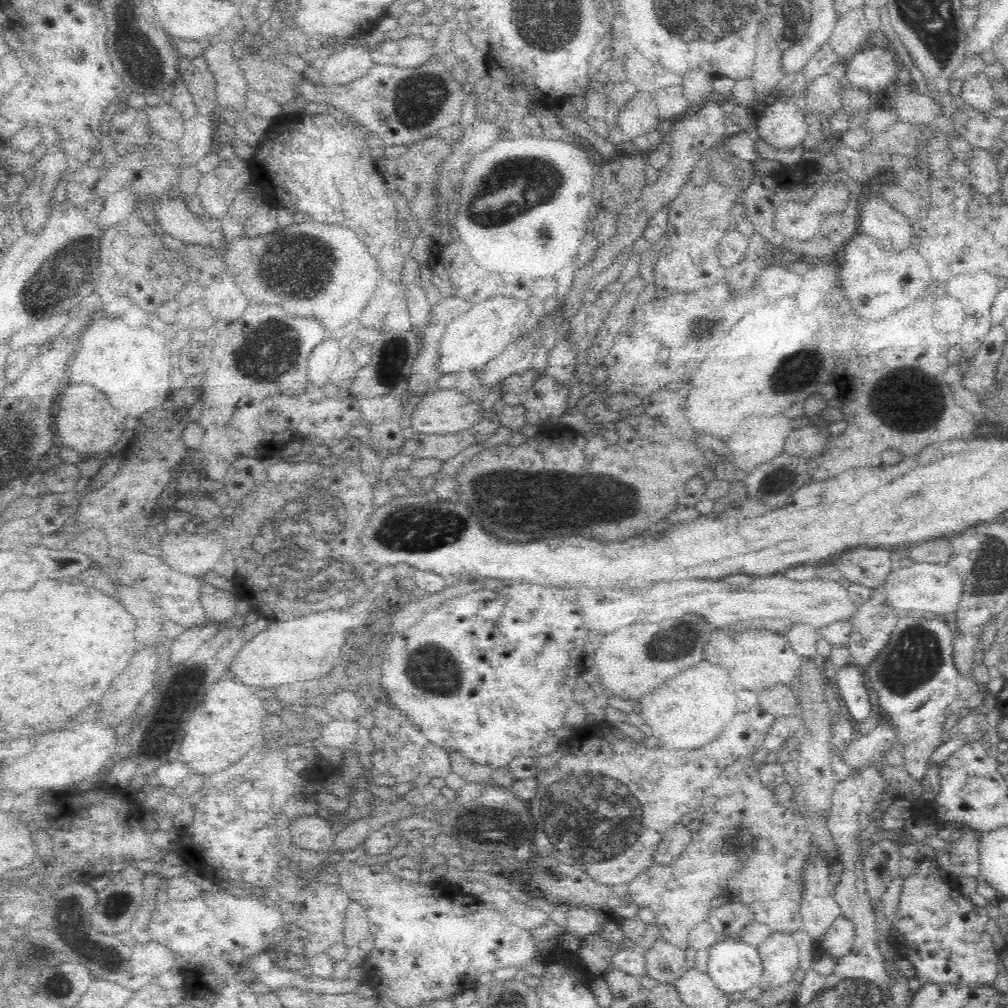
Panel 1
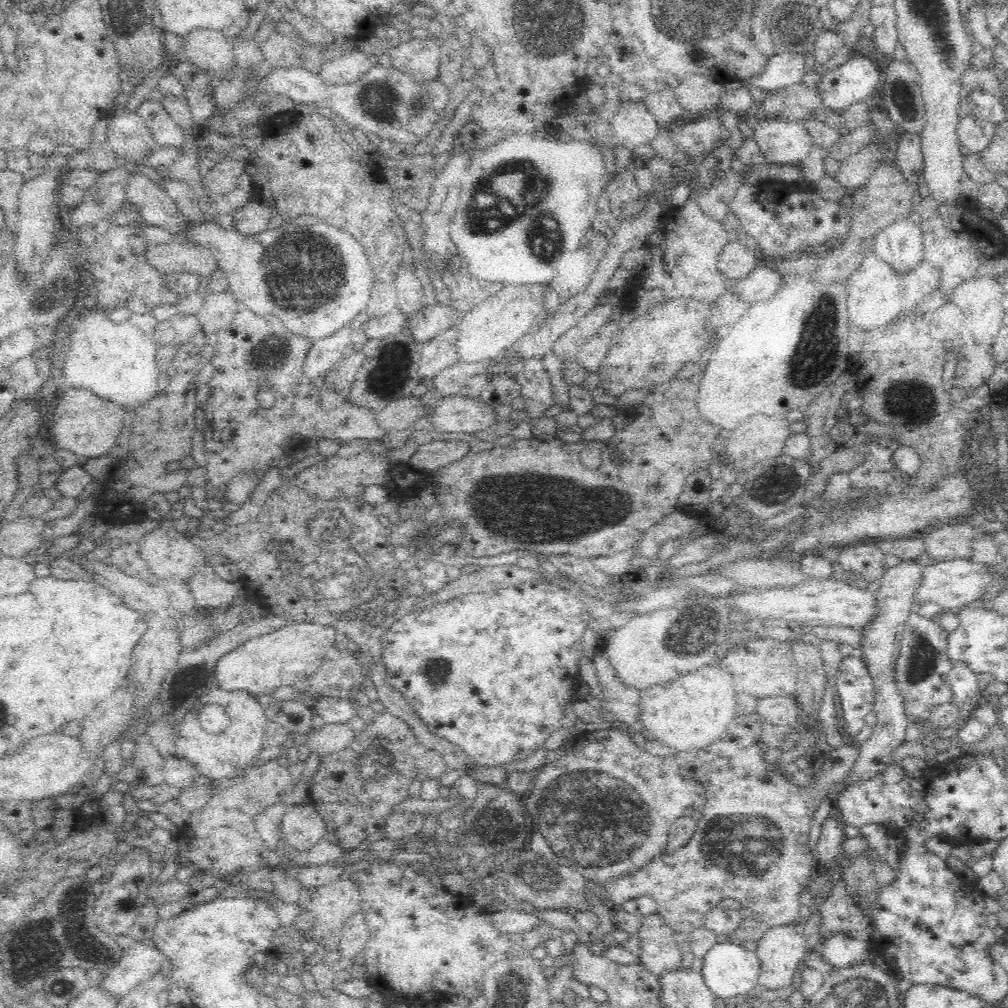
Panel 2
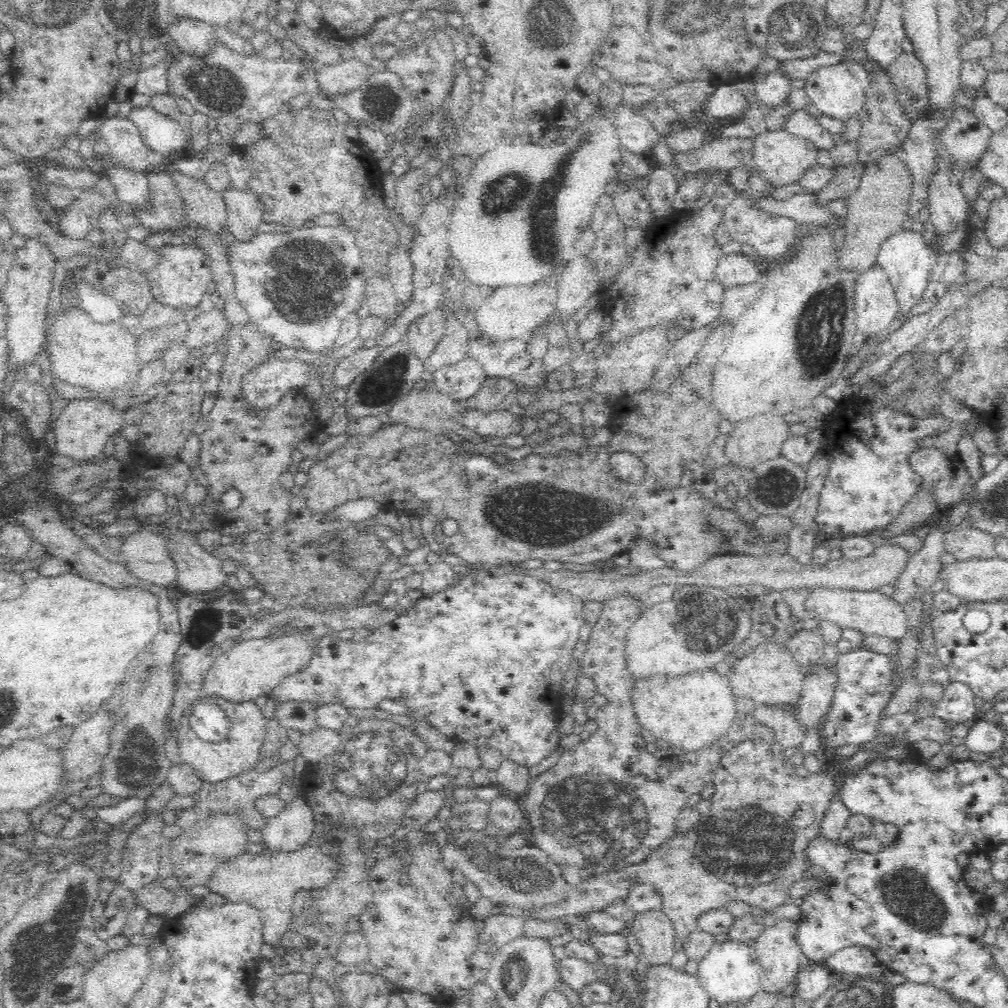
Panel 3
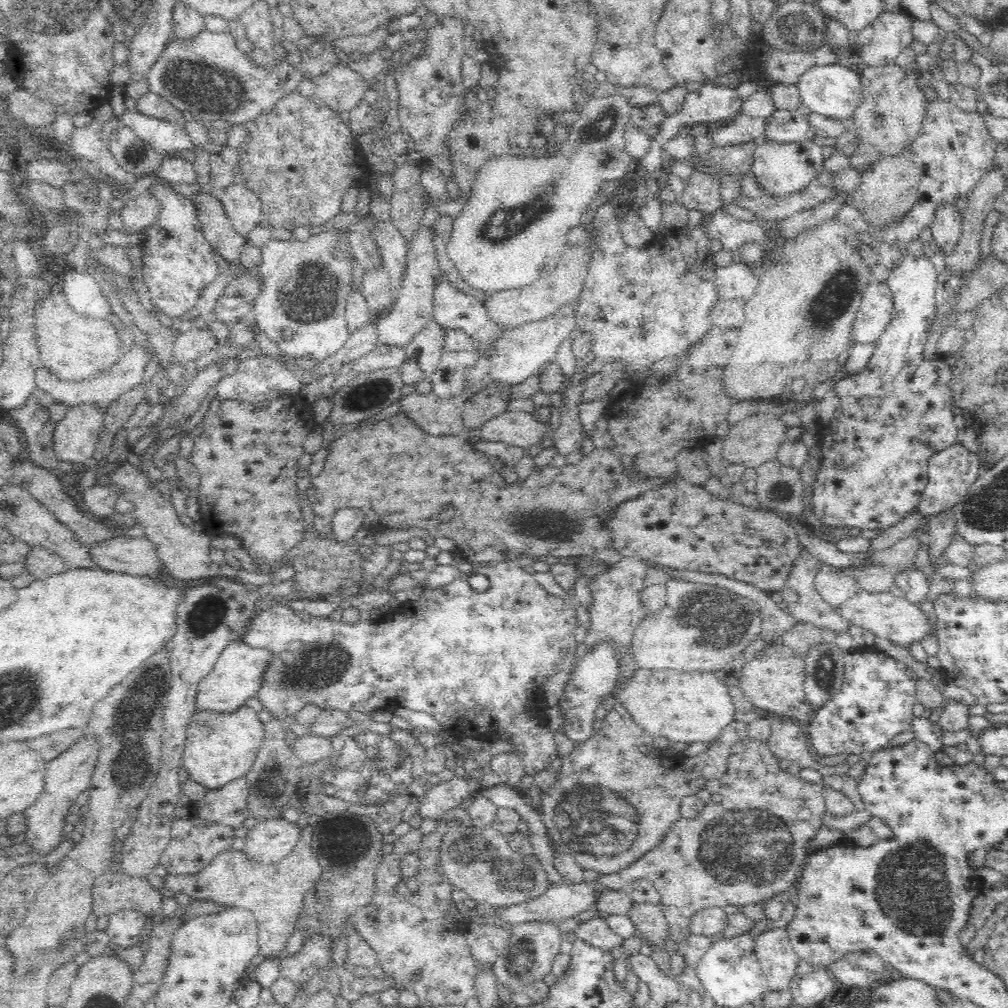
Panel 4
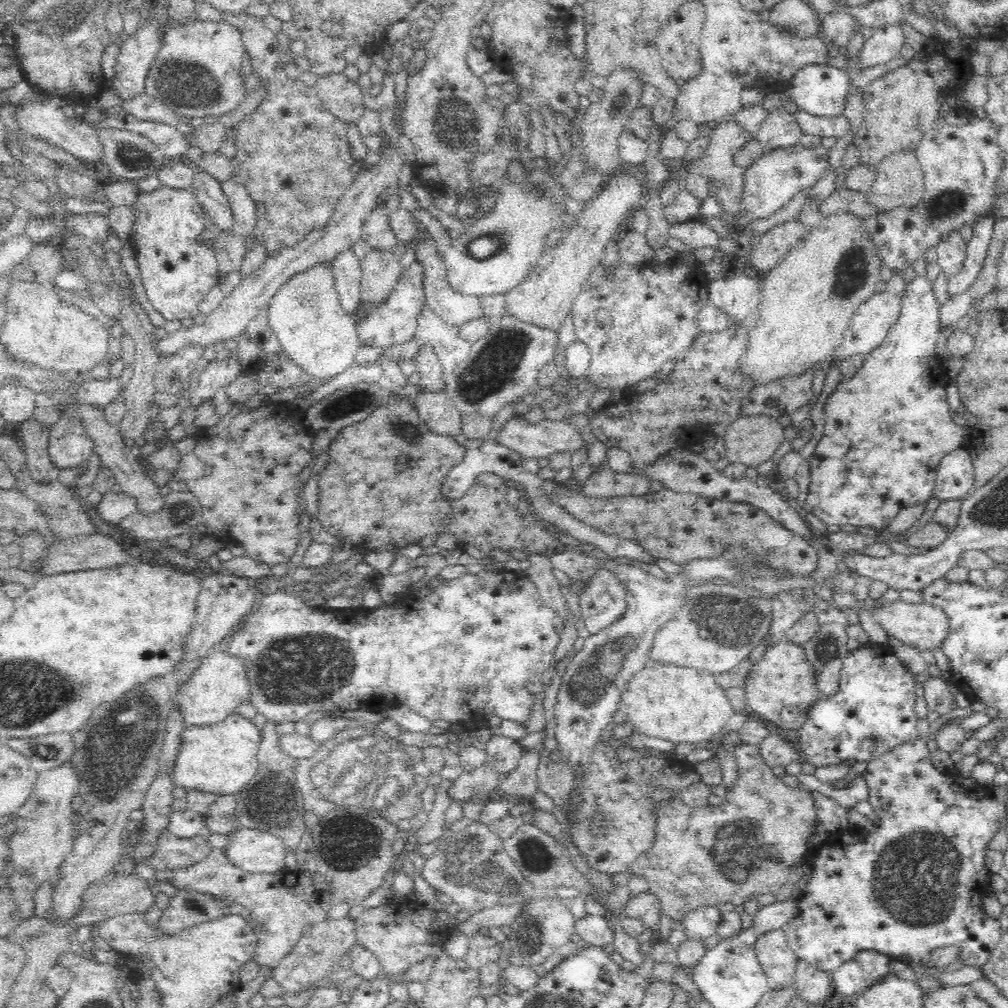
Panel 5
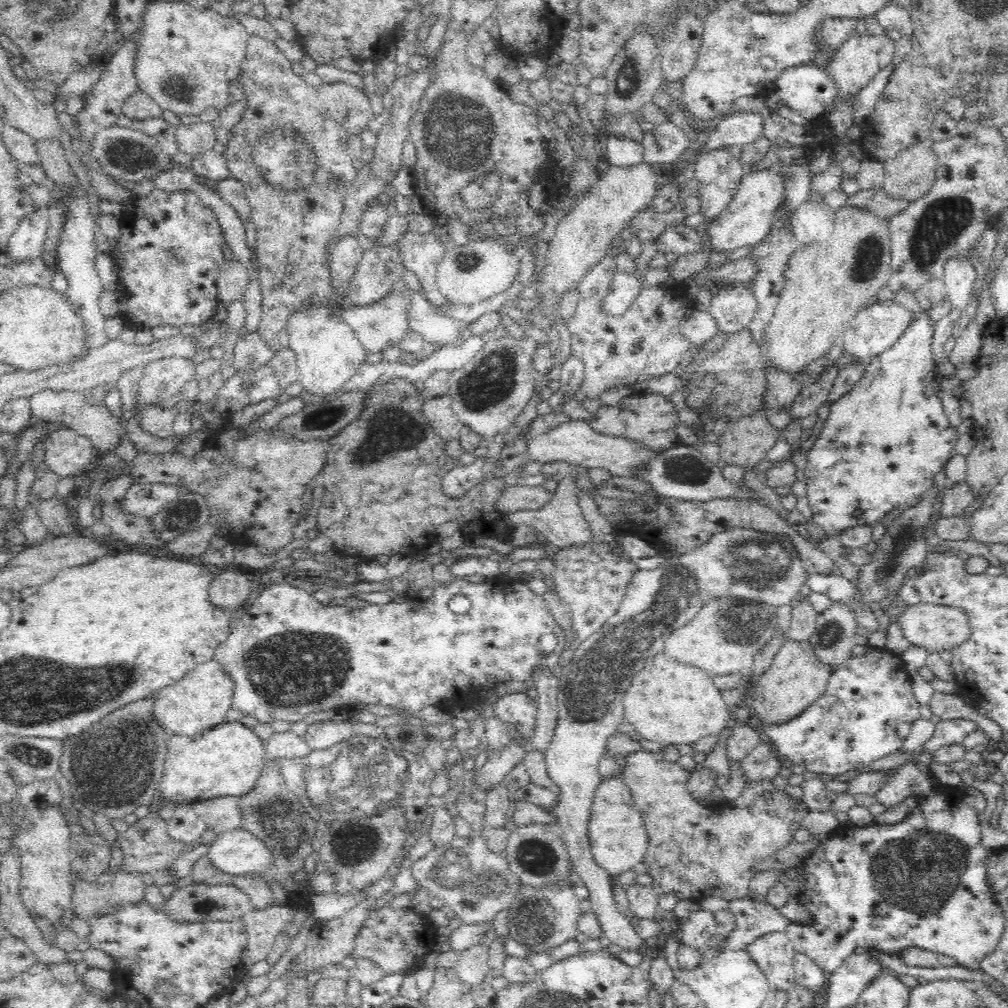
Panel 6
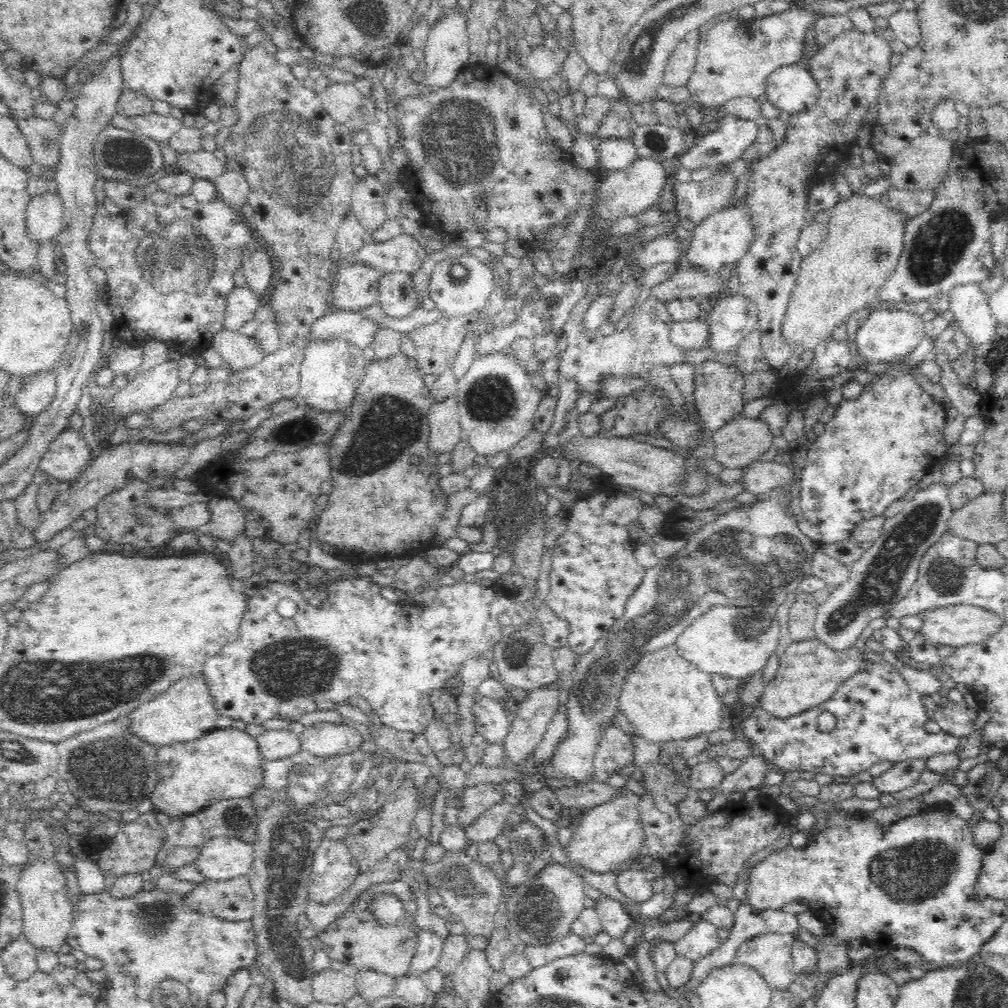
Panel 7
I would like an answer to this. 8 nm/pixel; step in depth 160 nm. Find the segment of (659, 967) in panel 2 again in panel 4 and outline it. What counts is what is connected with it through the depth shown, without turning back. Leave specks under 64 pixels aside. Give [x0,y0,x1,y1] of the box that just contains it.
[627,905,671,946]

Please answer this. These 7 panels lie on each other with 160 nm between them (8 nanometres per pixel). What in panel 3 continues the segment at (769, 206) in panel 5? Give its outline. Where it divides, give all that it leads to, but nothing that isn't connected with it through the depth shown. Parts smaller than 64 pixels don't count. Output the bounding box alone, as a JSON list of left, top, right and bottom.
[752,128,817,187]

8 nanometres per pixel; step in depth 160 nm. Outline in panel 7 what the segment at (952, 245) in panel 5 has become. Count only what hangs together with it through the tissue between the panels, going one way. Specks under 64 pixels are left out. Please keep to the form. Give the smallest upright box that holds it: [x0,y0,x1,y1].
[949,282,998,345]

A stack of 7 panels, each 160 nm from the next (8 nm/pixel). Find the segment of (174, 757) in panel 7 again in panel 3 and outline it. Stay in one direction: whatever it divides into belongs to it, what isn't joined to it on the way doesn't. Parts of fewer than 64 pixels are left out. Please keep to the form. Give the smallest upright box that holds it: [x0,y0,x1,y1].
[174,694,267,782]

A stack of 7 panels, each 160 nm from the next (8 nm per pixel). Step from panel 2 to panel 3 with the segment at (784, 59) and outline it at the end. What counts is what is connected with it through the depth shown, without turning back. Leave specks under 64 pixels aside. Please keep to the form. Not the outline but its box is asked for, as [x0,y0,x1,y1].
[756,62,795,107]

